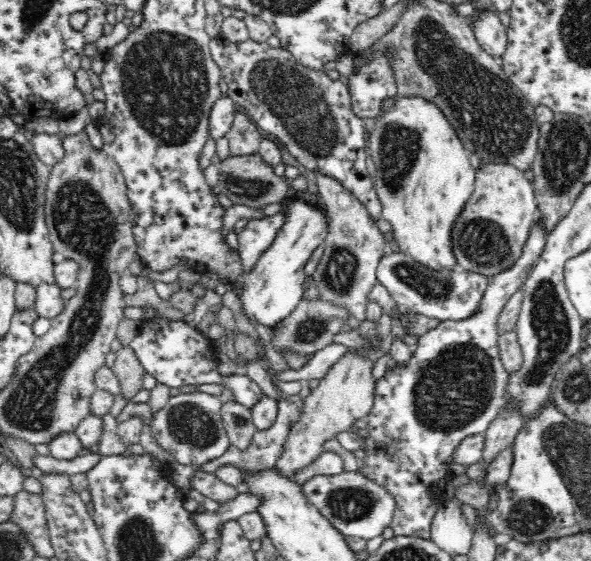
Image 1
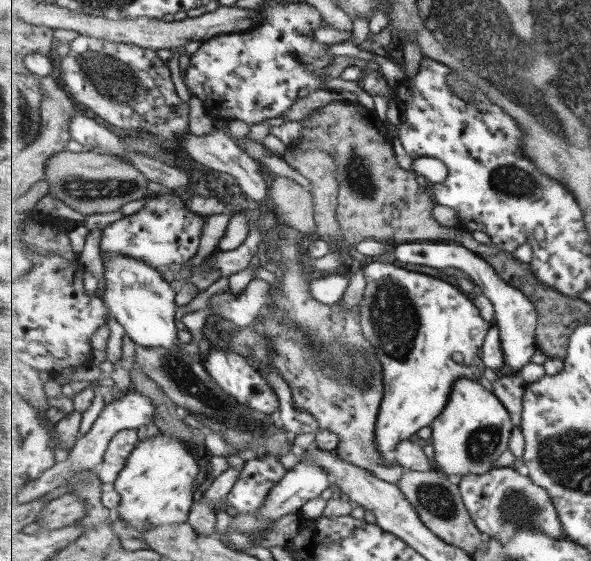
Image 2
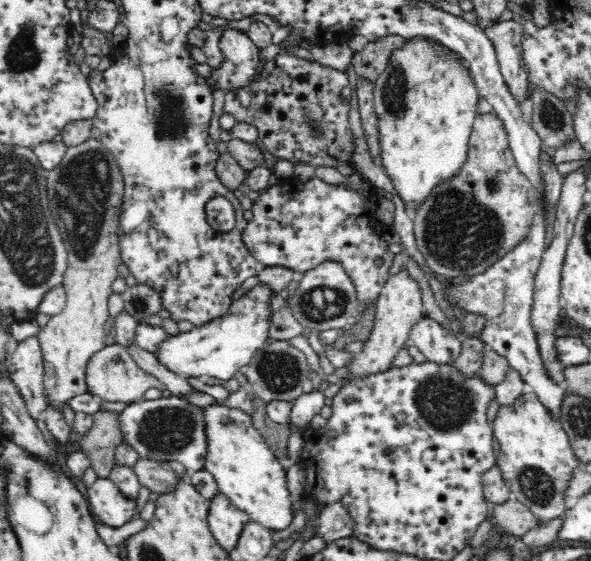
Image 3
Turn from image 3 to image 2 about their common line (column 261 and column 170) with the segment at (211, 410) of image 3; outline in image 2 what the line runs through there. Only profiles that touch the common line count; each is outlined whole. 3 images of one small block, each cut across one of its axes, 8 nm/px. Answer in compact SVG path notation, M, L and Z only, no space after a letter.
M161 432L139 440L115 480L114 488L121 495L121 504L114 513L121 515L123 521L135 525L139 531L188 521L192 504L198 498L194 494L195 483L203 477L201 470L201 463L193 449L177 435Z

